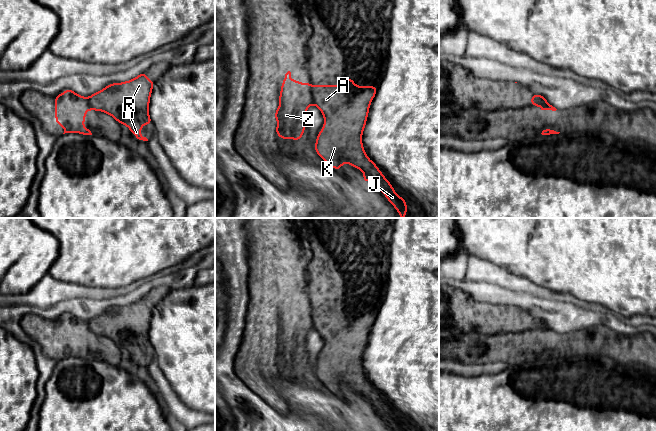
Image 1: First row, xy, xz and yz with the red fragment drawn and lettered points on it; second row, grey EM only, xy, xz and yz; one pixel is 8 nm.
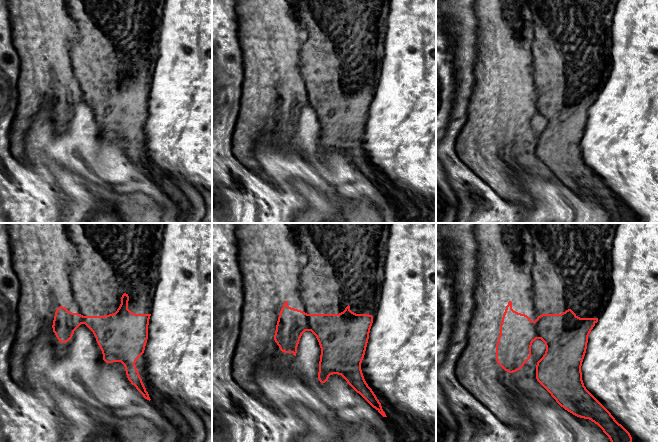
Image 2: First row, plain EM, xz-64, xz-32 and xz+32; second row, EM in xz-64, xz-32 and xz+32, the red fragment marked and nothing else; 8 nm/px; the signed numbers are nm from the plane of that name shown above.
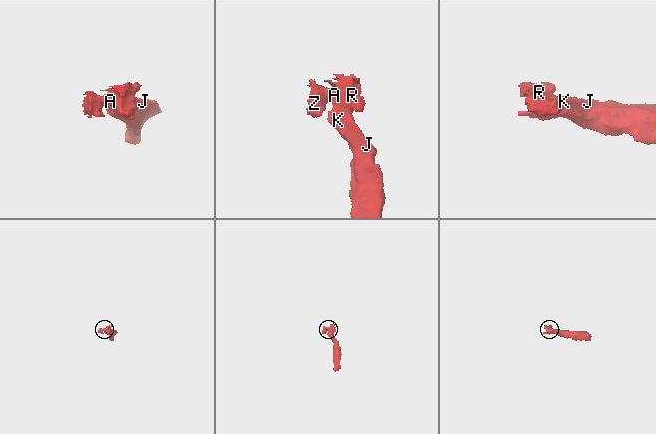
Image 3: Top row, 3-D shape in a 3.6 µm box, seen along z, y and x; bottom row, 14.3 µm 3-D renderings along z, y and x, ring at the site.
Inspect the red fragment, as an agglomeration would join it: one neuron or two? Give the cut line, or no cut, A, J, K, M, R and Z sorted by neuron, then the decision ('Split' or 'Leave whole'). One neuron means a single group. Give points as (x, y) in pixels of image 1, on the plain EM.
Split along xz (311, 310), (314, 326). Groups: A J K M R / Z. Split

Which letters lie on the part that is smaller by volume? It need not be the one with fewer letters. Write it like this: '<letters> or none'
Z

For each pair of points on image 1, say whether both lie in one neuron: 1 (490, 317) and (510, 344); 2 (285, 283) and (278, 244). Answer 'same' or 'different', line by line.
1: different
2: same

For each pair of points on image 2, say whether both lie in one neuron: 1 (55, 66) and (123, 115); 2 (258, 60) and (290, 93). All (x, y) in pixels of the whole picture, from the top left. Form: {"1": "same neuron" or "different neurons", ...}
{"1": "different neurons", "2": "same neuron"}

